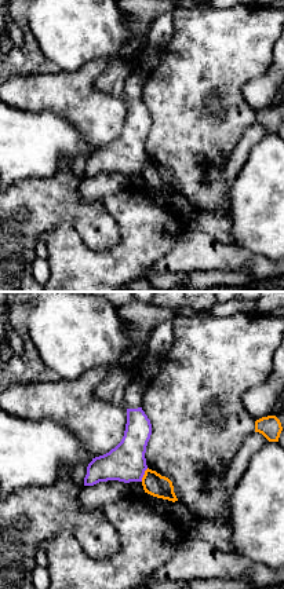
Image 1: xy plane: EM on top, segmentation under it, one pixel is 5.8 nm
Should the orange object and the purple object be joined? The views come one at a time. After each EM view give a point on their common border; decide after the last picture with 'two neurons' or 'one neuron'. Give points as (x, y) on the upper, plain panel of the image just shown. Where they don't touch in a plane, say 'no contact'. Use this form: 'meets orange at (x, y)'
meets orange at (144, 167)

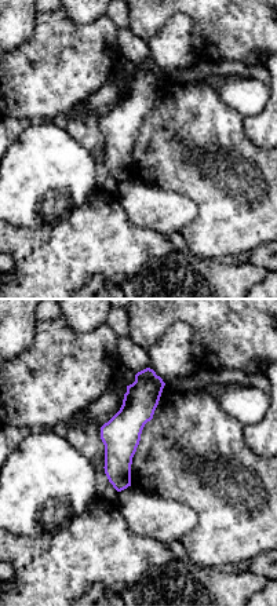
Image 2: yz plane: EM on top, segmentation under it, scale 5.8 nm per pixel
no contact

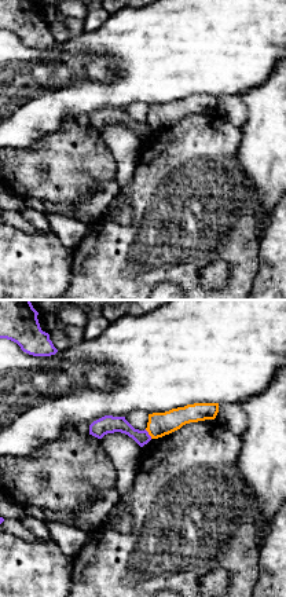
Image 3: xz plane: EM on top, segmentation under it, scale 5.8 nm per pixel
meets orange at (149, 125)

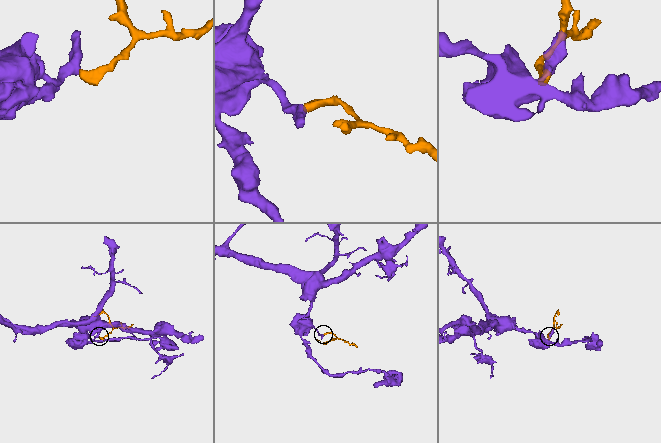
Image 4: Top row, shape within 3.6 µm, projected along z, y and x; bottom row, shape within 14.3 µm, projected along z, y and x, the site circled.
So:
two neurons

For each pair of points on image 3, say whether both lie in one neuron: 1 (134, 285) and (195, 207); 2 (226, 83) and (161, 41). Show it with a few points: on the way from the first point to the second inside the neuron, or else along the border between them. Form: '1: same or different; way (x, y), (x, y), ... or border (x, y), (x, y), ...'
1: same; way (145, 266), (147, 256), (176, 224)
2: same; way (209, 66), (189, 46), (178, 46)

